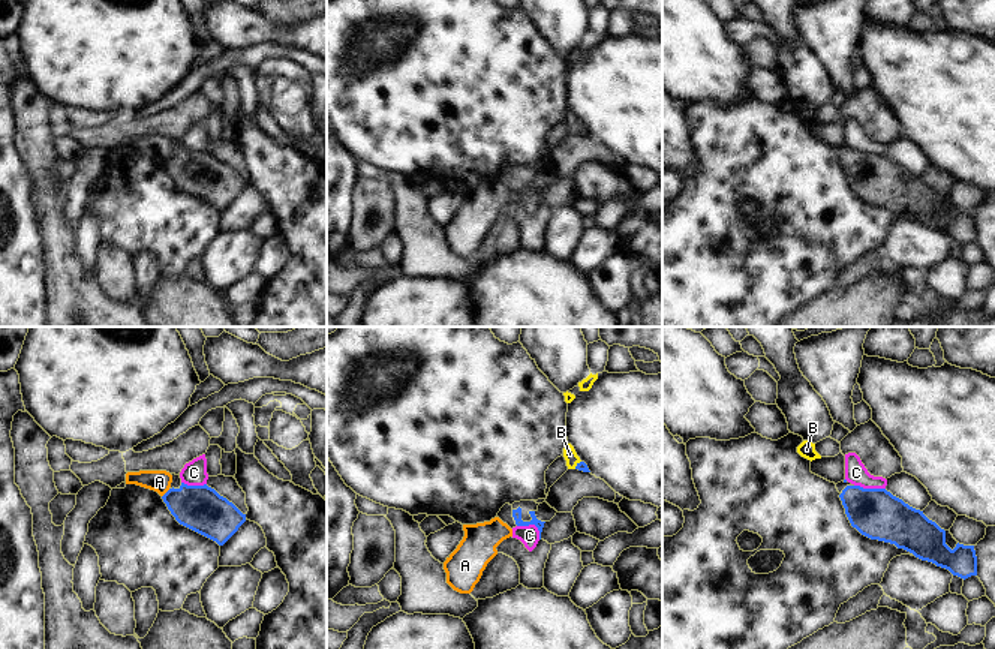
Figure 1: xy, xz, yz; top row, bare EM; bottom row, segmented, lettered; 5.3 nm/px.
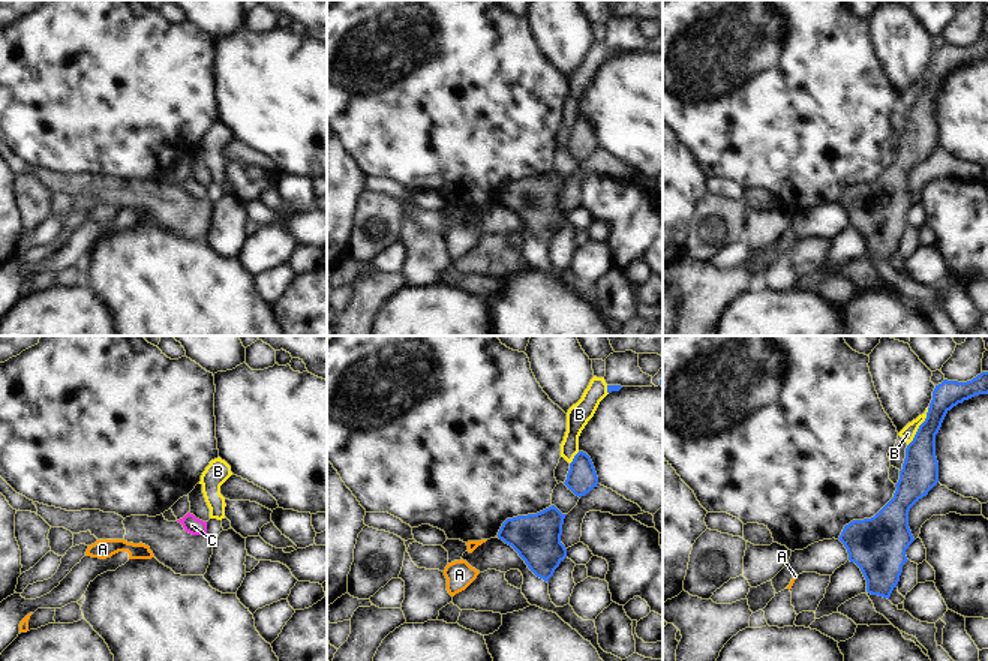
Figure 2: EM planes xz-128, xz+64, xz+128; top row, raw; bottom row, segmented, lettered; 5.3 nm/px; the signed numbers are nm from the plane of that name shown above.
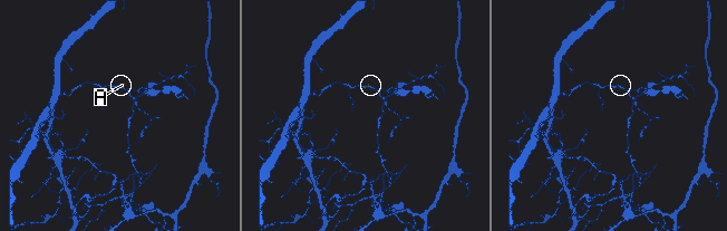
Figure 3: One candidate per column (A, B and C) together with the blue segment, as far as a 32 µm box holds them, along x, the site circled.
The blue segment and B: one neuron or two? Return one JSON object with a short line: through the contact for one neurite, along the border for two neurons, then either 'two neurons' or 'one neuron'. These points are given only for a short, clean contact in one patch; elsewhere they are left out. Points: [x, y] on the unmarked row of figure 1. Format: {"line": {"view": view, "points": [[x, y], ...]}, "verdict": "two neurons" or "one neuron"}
{"verdict": "two neurons"}

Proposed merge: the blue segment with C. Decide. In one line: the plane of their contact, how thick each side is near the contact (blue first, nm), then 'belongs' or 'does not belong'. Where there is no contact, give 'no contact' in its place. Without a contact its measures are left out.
meets blue in xz; 50 nm thick on the blue side, 110 nm on the other; does not belong

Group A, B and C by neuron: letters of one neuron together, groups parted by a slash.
A B C

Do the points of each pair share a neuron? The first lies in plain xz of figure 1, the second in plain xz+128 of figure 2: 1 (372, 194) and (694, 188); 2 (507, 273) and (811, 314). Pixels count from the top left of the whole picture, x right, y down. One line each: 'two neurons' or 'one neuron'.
1: two neurons
2: two neurons

